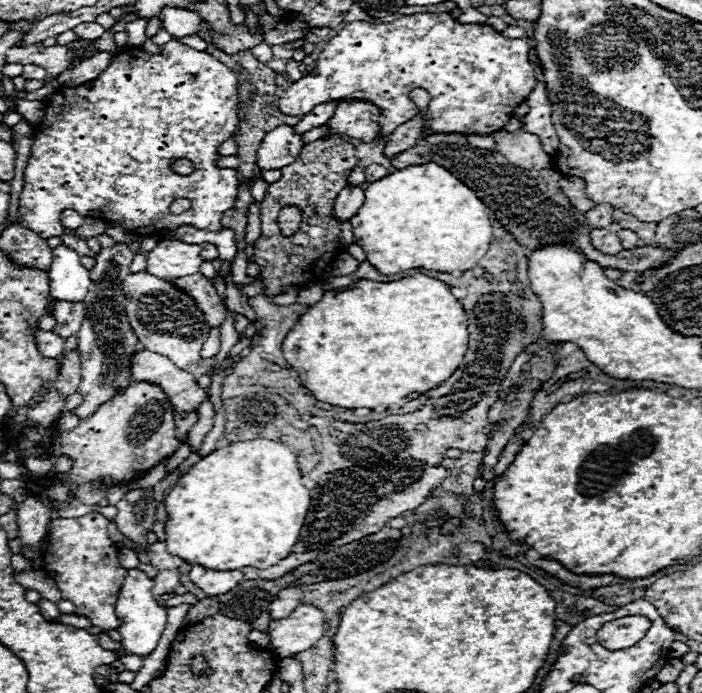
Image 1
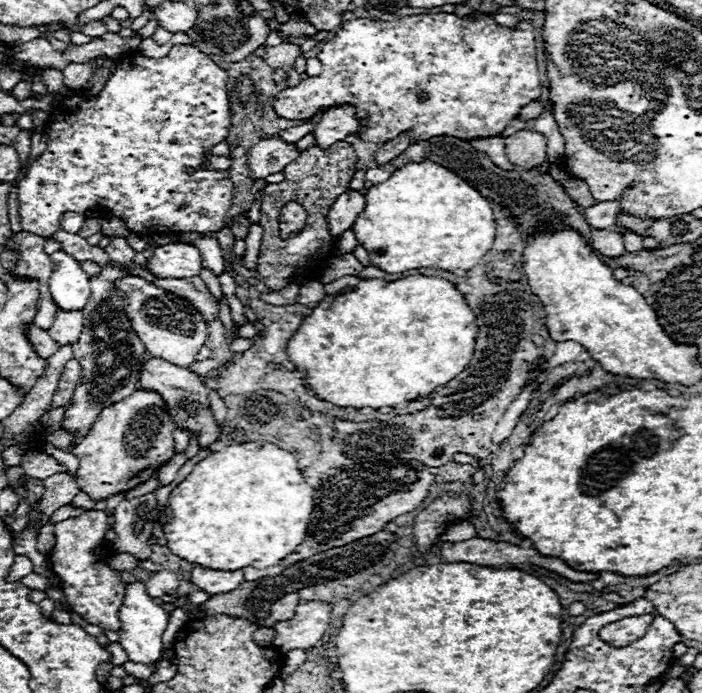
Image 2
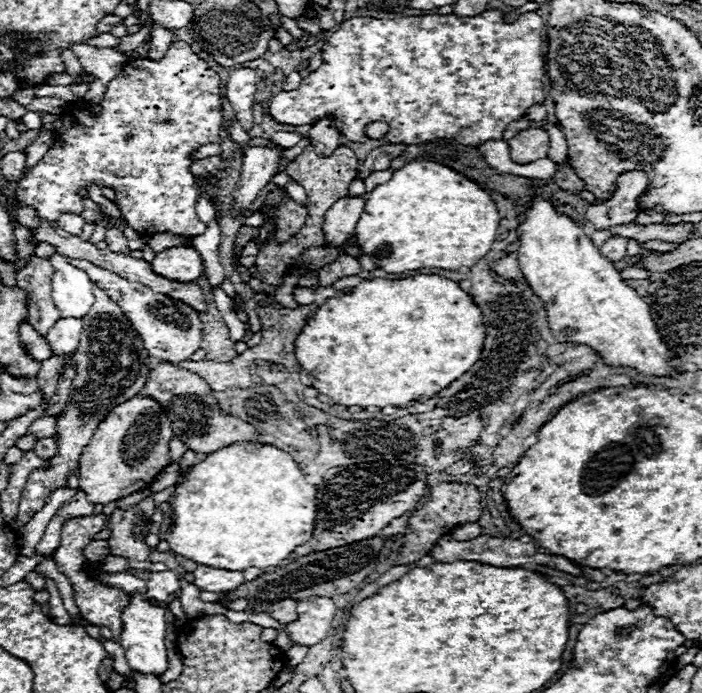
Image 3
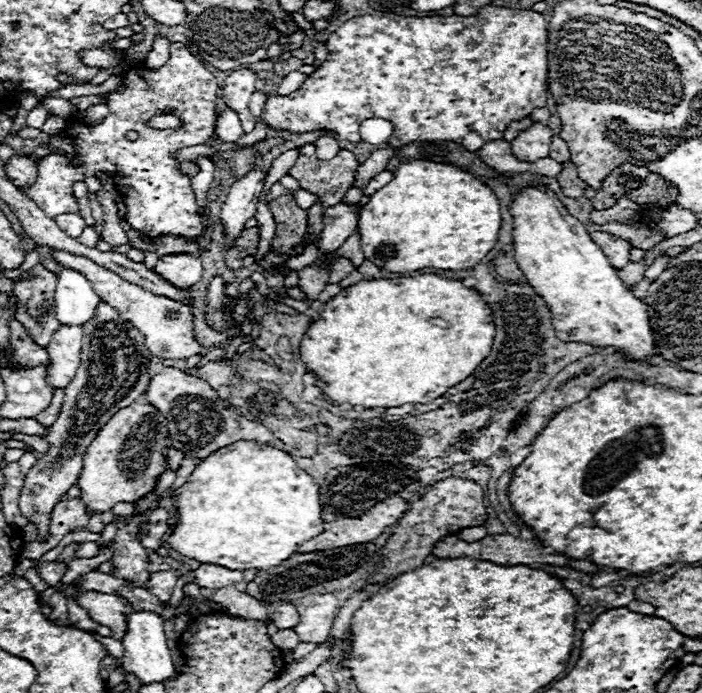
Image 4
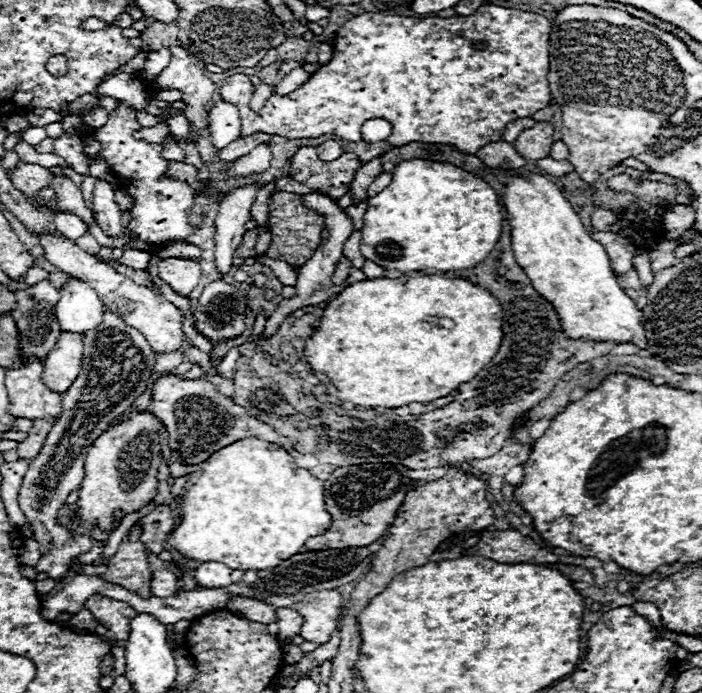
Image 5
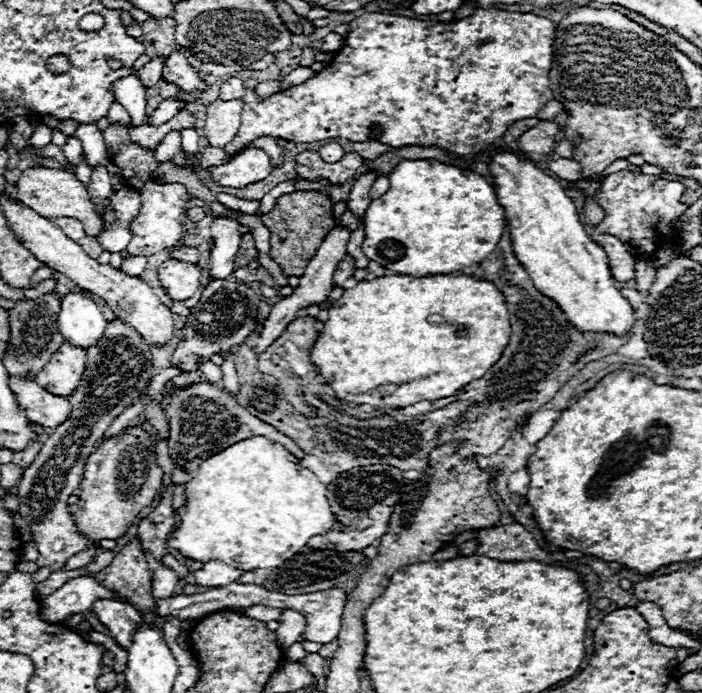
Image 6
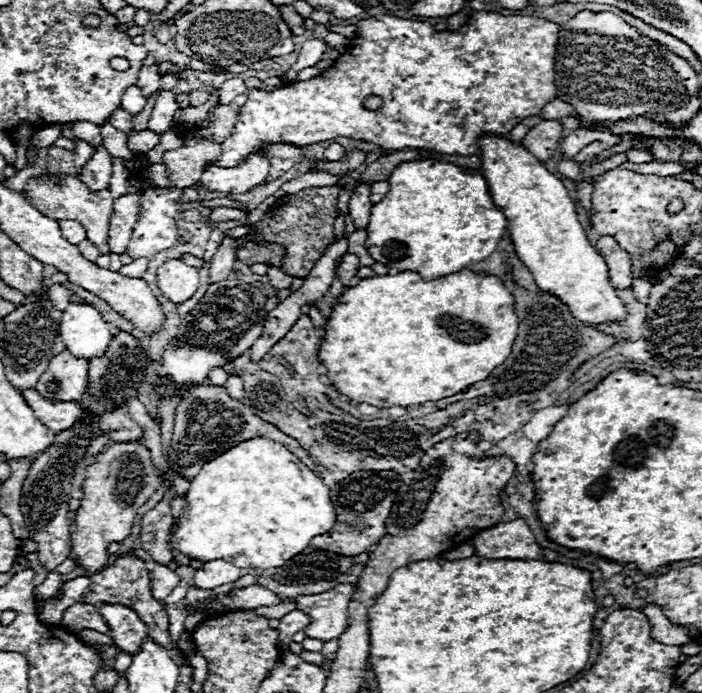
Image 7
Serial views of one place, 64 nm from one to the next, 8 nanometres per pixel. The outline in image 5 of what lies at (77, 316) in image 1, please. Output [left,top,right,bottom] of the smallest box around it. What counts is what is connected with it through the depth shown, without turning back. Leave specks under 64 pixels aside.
[42,332,82,394]

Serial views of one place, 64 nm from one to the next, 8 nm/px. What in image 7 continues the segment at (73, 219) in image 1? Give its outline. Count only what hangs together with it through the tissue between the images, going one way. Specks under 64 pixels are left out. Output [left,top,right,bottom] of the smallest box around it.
[58,220,86,244]

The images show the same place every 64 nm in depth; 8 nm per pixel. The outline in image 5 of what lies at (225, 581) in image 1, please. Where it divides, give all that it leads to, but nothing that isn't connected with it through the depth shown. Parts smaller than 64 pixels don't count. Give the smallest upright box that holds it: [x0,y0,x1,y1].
[194,562,244,588]

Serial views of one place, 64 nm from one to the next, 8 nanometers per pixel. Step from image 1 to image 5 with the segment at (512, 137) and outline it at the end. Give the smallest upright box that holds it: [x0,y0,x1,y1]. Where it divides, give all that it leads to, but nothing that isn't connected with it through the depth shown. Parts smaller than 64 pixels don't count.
[514,122,554,160]

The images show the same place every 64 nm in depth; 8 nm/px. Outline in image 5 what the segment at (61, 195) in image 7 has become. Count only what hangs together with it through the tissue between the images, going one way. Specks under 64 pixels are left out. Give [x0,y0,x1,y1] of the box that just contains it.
[10,162,94,226]

